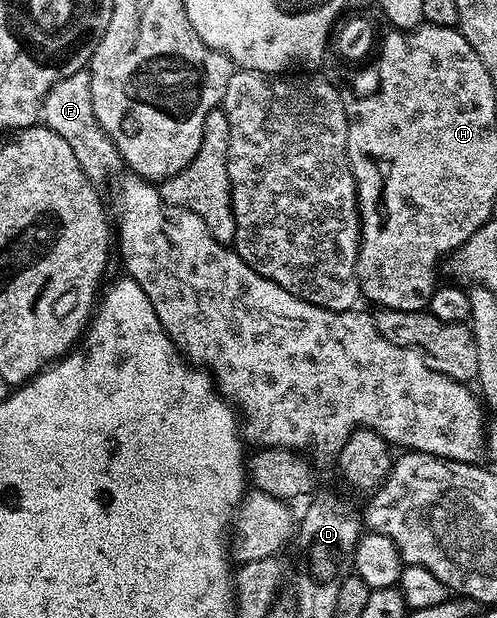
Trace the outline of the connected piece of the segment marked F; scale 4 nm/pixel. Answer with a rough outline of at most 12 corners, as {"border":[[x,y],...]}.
{"border":[[91,72],[59,79],[42,126],[73,149],[96,185],[124,161],[93,113]]}

